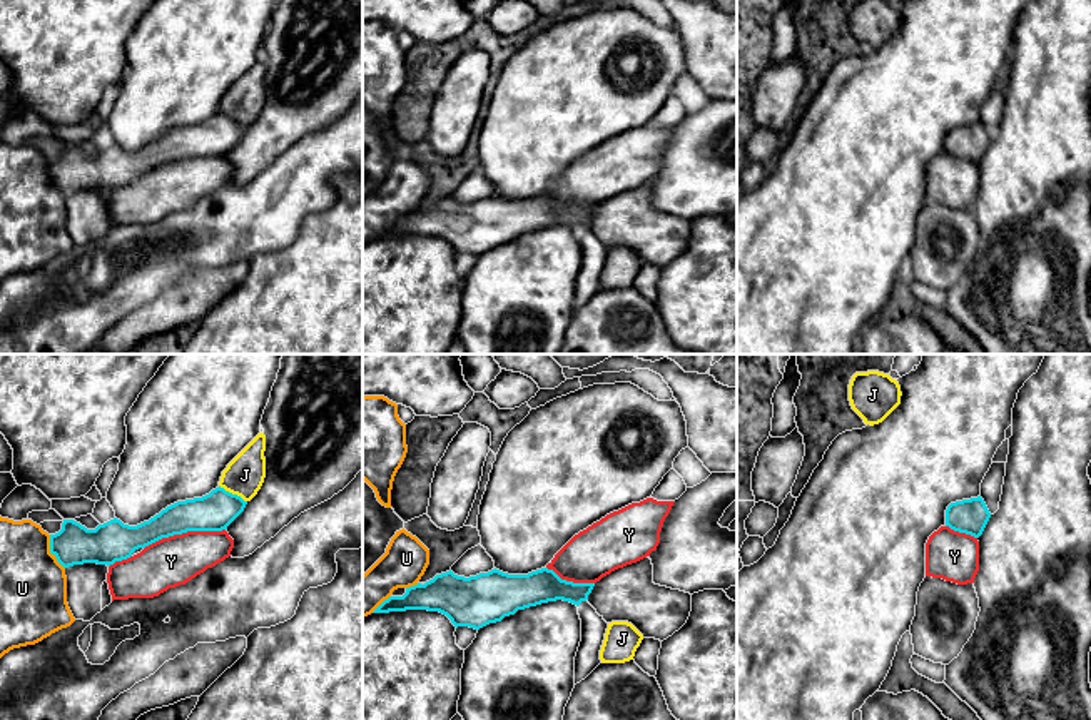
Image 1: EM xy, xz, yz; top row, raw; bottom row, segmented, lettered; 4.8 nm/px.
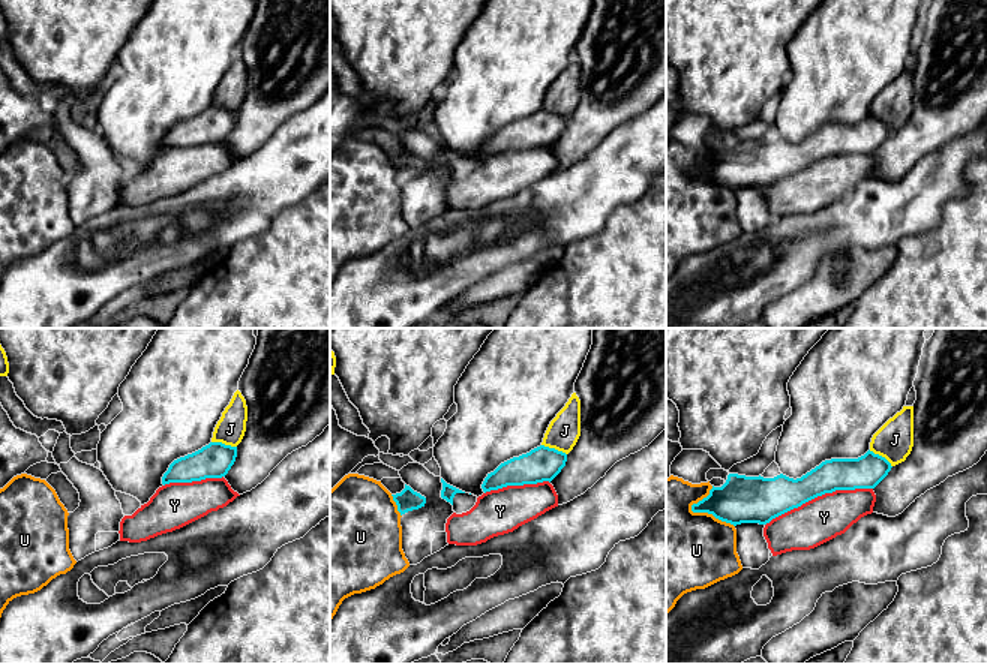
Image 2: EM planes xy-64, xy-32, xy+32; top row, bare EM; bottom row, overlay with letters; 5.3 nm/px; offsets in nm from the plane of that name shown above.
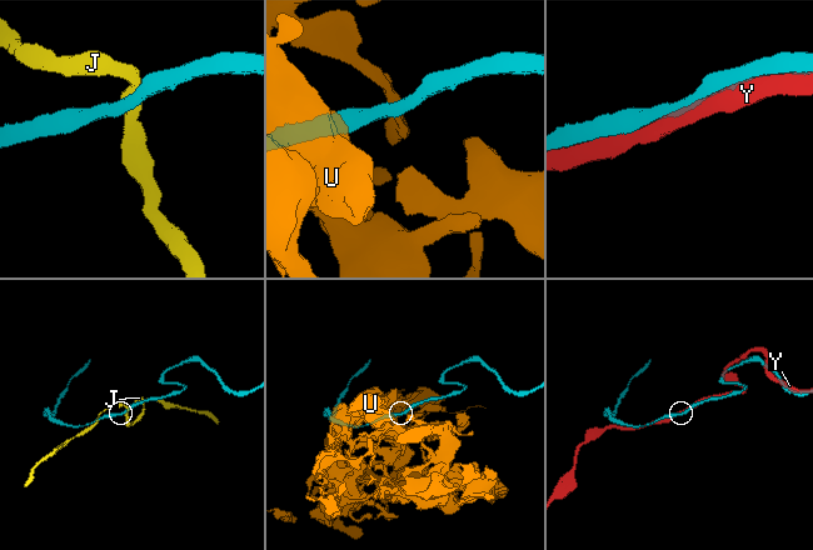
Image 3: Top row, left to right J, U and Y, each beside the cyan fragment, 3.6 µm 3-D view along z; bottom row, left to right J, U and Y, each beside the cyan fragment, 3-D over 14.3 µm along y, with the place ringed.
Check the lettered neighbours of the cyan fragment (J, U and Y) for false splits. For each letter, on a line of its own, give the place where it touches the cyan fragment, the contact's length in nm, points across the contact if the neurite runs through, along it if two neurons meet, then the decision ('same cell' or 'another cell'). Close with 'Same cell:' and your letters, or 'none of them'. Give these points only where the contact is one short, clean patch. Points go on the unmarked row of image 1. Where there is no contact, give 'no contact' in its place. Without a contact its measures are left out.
J: contact xy (231, 119); length 160 nm; another cell
U: contact xy (50, 177); length 180 nm; another cell
Y: contact xy (184, 157); length 400 nm; same cell
Same cell: Y

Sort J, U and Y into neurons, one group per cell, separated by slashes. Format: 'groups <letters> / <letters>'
groups J / U / Y

